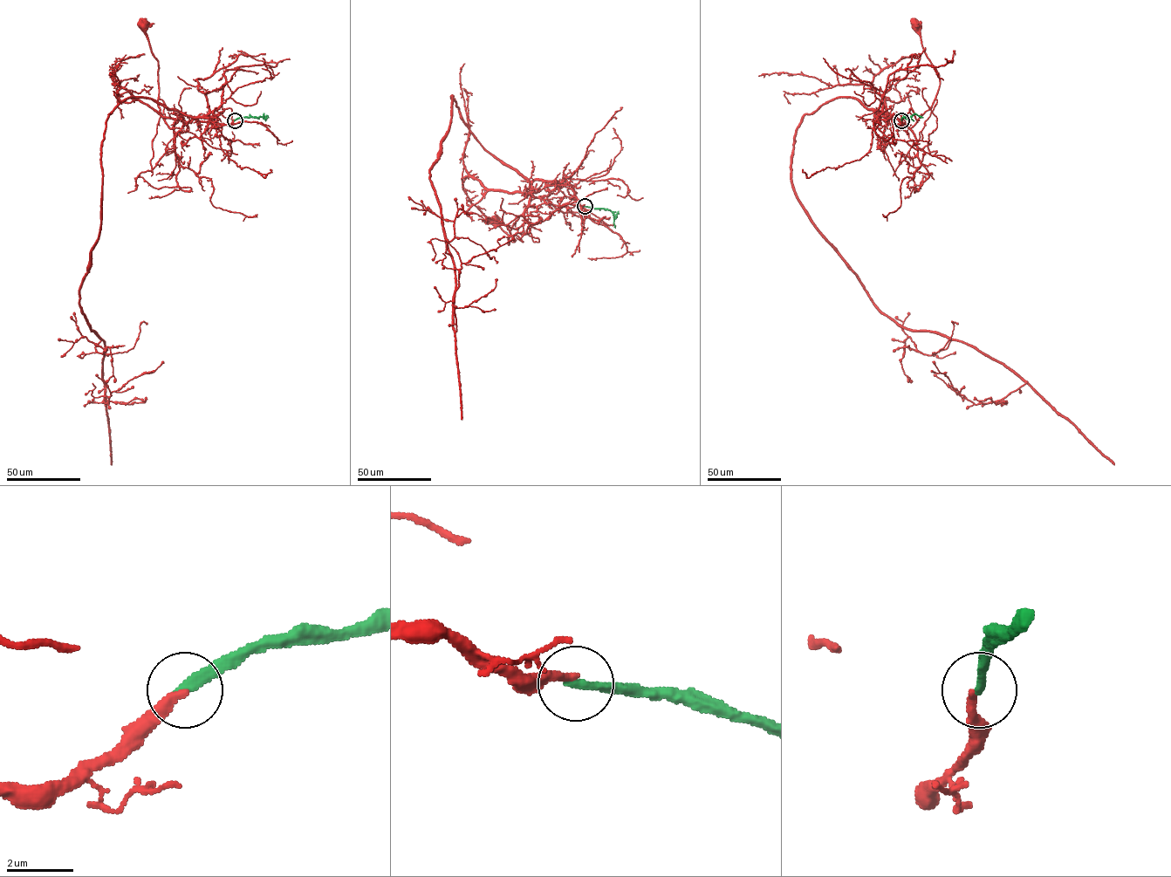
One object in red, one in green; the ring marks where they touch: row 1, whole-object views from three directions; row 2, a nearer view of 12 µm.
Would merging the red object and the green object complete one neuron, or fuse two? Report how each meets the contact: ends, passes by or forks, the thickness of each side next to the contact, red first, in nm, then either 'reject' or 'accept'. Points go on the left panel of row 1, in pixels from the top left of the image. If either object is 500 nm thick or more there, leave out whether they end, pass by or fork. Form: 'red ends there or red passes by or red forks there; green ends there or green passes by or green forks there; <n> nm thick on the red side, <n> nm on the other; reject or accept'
red ends there; green ends there; 280 nm thick on the red side, 320 nm on the other; accept

